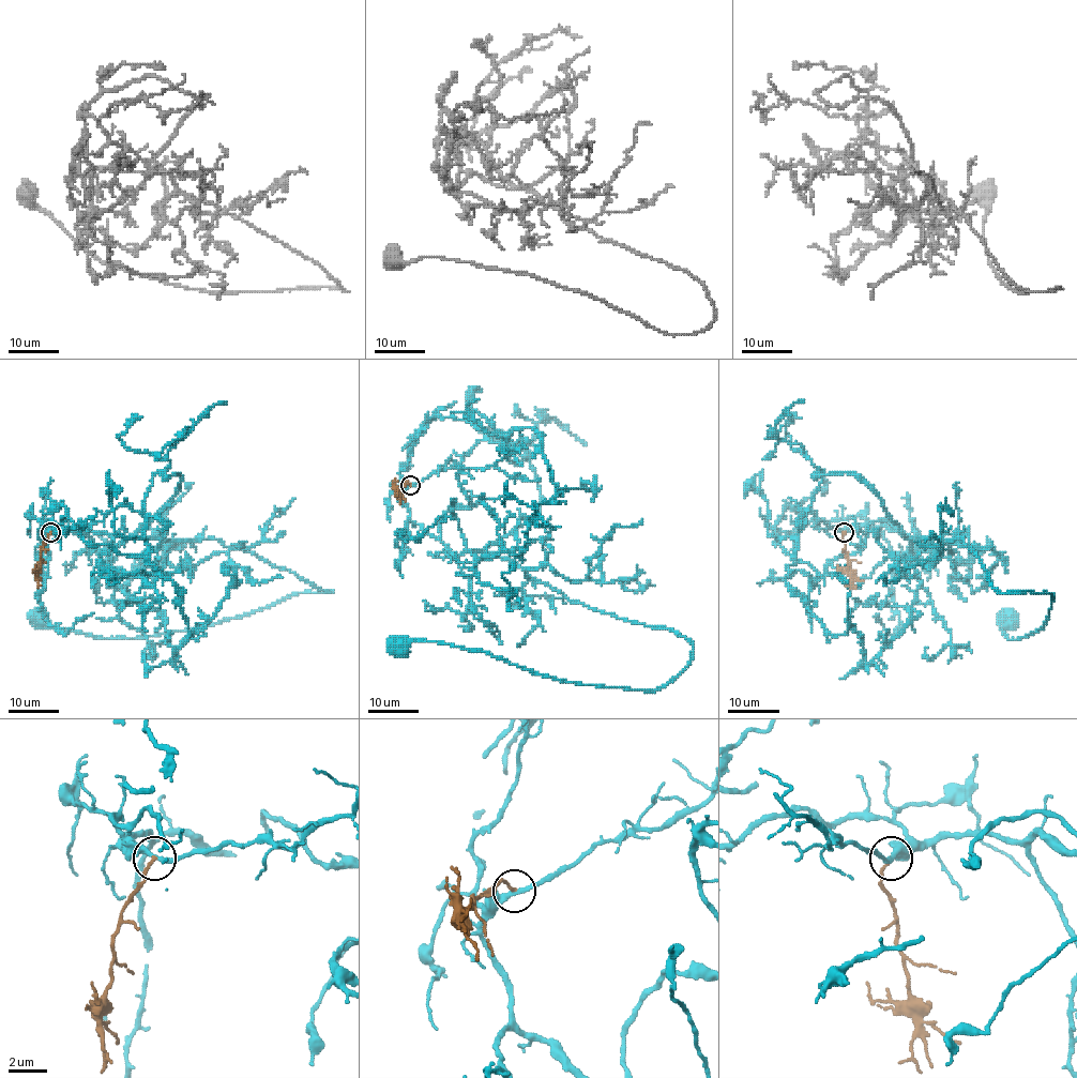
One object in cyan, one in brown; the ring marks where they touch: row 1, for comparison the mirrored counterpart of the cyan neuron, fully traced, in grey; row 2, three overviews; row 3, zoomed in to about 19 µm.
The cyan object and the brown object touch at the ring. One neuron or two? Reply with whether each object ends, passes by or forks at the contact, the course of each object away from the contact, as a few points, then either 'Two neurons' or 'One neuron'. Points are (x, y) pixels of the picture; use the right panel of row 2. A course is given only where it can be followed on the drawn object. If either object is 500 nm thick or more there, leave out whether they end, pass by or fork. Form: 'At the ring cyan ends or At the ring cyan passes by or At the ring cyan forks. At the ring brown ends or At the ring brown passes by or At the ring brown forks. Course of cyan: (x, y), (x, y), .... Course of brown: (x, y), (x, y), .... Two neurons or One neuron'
At the ring cyan passes by. At the ring brown ends. Course of cyan: (845, 532), (886, 526), (911, 550), (961, 538), (998, 591), (1052, 596), (1035, 633), (1010, 639), (1010, 620). Course of brown: (845, 532), (842, 540), (852, 589). One neuron

